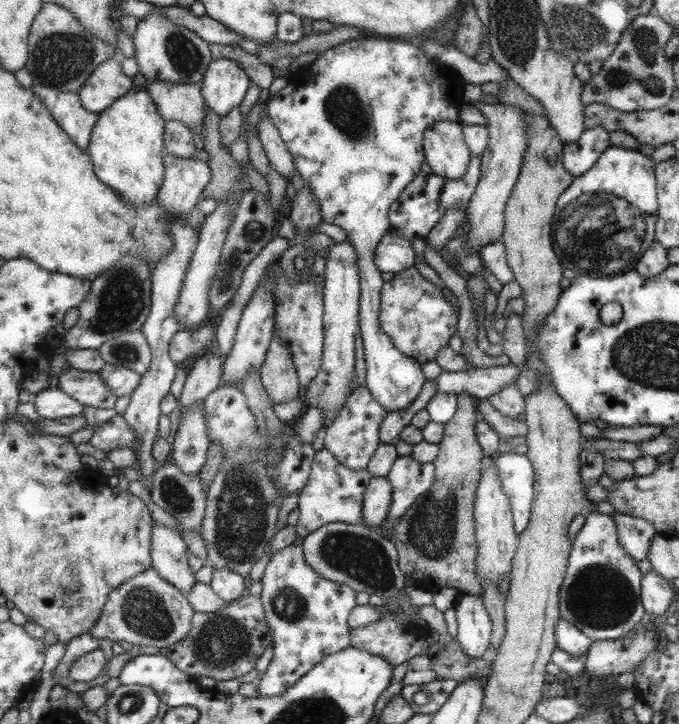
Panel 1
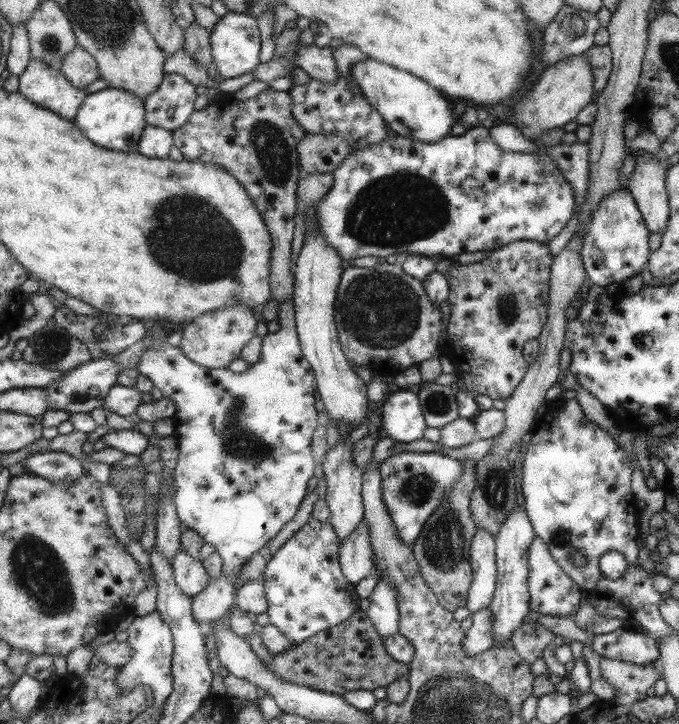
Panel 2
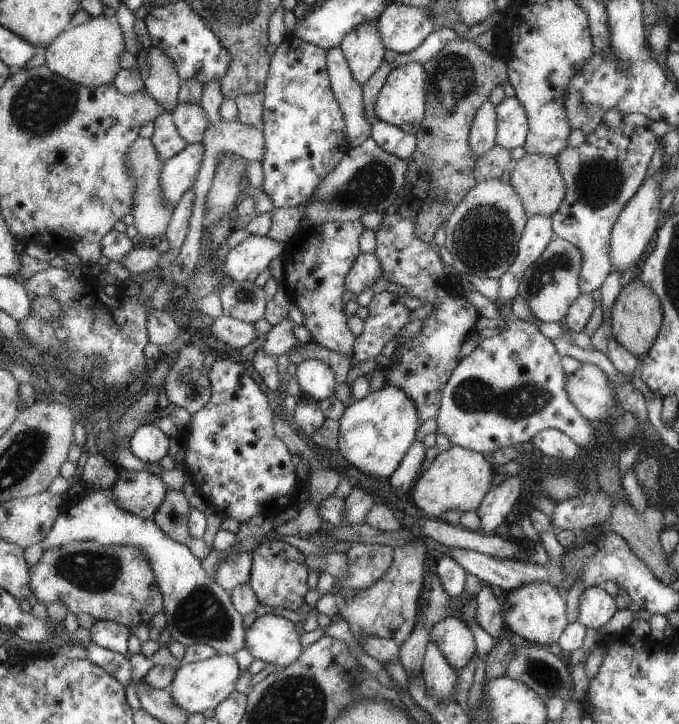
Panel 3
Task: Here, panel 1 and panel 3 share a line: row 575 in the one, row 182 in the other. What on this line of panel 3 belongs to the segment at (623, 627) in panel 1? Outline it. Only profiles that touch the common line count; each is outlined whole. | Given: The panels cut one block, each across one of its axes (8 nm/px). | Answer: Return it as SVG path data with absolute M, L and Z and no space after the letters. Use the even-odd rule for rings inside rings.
M639 112L623 113L621 125L615 130L600 121L593 132L585 135L580 145L566 145L555 156L567 192L557 212L551 215L551 228L555 236L582 251L582 266L578 275L581 294L599 289L611 271L611 229L630 198L645 181L651 157L658 145L657 137L649 130L651 122L649 117Z

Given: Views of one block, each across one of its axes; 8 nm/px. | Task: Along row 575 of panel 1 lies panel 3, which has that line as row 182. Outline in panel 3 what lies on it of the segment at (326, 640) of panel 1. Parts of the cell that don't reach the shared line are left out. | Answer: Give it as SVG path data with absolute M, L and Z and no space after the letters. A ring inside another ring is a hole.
M285 36L270 60L262 100L260 123L263 142L261 156L262 184L273 208L297 207L305 204L315 186L333 170L347 150L343 140L345 124L339 104L330 88L326 51L315 44Z

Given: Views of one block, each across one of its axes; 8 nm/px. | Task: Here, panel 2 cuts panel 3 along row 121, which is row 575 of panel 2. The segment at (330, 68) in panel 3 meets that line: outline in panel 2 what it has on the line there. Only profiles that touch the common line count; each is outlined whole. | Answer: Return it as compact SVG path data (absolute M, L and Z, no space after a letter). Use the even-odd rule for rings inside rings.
M363 520L347 537L343 538L342 546L339 547L339 566L347 582L353 585L372 574L373 550Z

